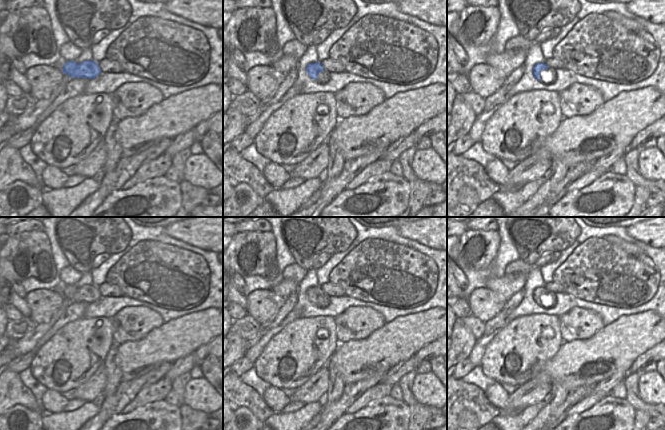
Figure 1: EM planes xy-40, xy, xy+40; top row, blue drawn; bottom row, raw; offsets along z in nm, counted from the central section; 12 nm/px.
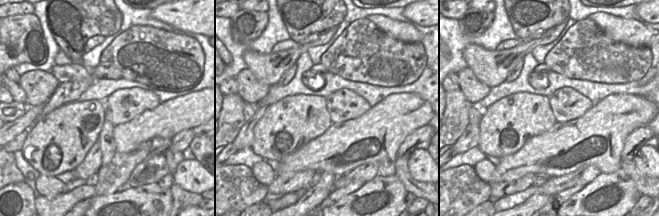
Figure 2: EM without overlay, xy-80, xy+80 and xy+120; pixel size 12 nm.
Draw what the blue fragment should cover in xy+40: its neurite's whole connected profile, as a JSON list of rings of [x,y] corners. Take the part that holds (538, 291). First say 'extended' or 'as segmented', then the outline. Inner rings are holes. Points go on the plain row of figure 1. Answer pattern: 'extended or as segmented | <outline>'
extended | [[[537,287],[533,291],[533,300],[545,308],[551,308],[556,303],[556,294],[545,287]]]

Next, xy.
extended | [[[319,285],[317,287],[309,287],[306,294],[308,299],[319,307],[326,307],[329,304],[330,296],[325,294]]]

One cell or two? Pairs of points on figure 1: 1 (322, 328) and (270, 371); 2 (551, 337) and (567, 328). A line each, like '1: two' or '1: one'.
1: one
2: two

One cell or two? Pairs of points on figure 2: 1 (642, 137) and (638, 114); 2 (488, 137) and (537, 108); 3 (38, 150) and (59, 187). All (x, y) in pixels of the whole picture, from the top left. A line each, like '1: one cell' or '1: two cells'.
1: two cells
2: one cell
3: two cells

